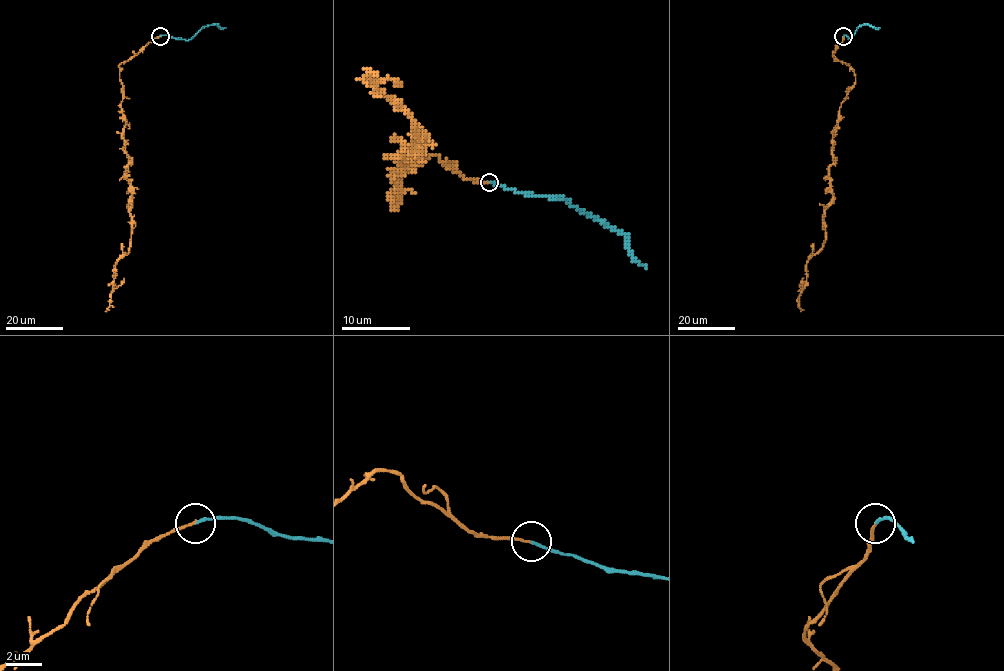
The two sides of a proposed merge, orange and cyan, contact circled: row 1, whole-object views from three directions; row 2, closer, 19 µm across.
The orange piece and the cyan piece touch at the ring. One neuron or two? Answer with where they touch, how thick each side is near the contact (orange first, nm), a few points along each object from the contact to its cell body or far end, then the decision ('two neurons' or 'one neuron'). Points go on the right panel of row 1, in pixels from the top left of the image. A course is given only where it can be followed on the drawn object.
place (843, 36); calibres 120 and 150 nm; course orange (843, 36), (832, 55), (855, 83), (832, 140), (832, 201), (825, 241), (806, 264), (803, 310); course cyan (843, 36), (850, 40), (862, 24), (879, 28); one neuron

